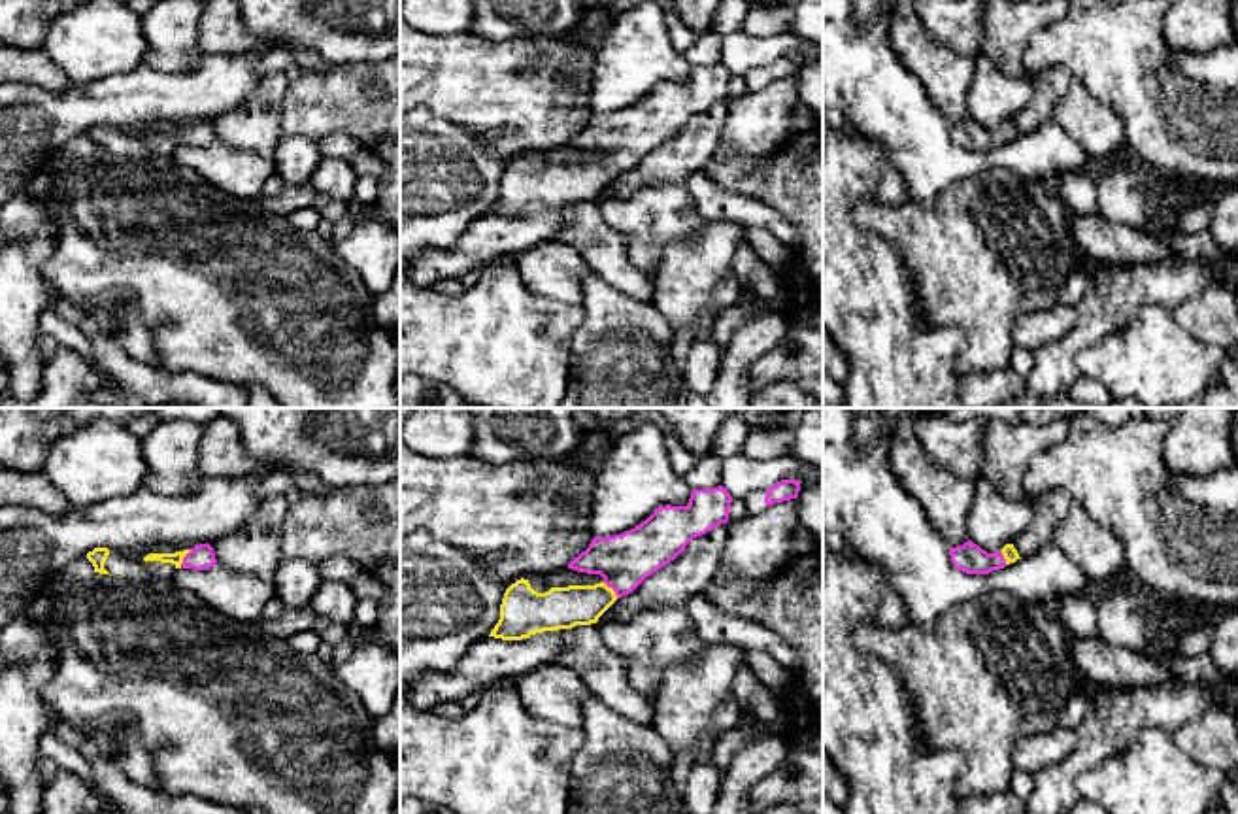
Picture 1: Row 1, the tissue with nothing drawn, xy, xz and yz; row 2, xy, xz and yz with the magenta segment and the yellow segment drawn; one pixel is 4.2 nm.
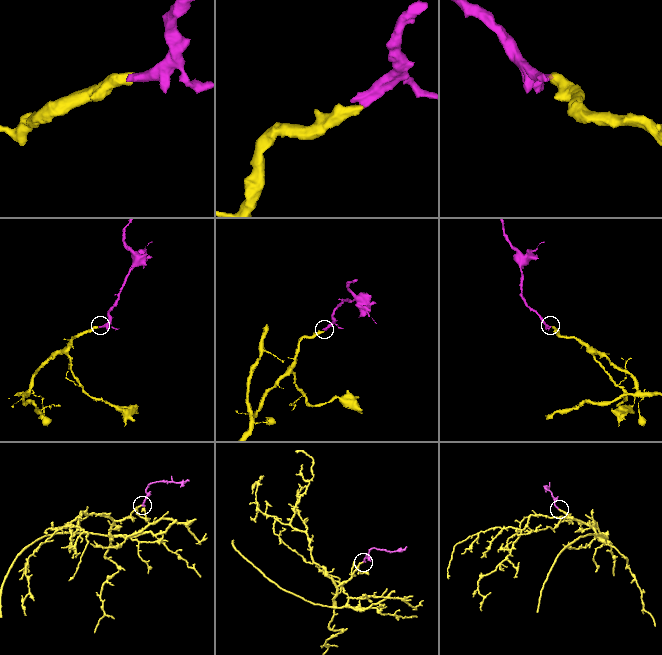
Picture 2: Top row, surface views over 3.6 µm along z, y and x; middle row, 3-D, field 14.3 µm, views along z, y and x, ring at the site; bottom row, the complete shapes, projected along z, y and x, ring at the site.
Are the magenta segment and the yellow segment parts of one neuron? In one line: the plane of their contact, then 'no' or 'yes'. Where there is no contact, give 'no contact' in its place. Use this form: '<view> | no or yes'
xz | yes

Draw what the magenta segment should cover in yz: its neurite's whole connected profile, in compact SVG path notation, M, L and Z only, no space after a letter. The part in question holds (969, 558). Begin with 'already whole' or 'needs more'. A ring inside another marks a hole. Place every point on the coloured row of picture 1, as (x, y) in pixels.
needs more; M972 540L964 542L962 546L951 548L949 553L953 567L966 574L989 574L1021 559L1013 544L1006 544L996 553L987 553Z

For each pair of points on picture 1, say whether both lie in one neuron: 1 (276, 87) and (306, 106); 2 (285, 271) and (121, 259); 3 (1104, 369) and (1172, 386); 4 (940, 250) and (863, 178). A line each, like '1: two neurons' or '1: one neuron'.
1: two neurons
2: one neuron
3: one neuron
4: two neurons

